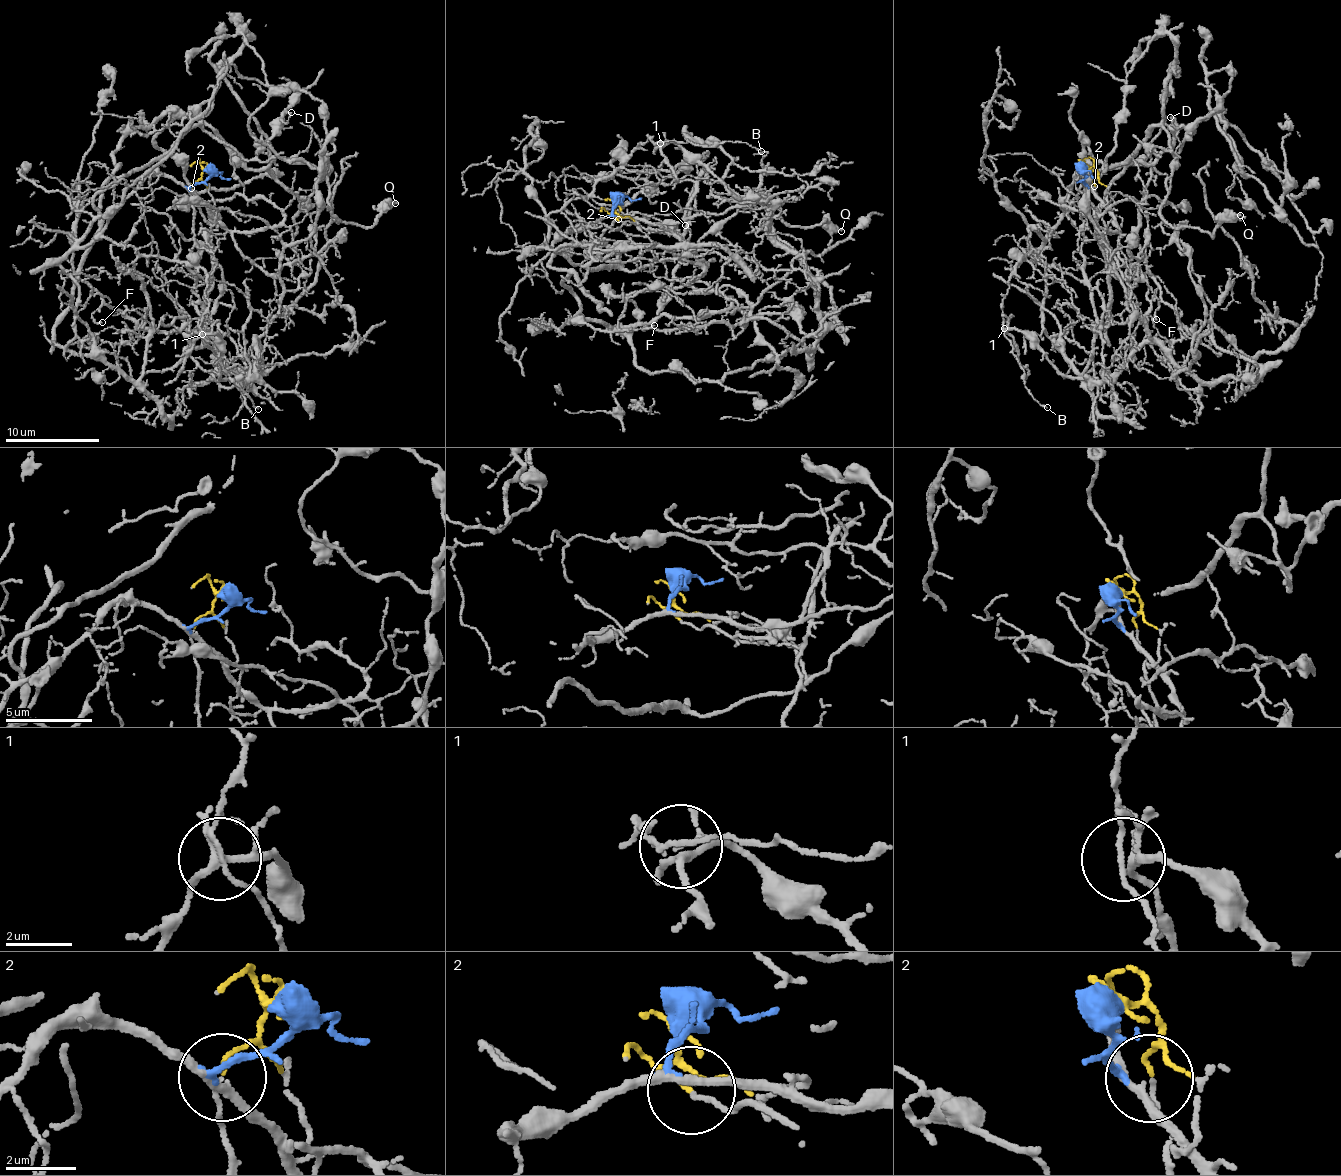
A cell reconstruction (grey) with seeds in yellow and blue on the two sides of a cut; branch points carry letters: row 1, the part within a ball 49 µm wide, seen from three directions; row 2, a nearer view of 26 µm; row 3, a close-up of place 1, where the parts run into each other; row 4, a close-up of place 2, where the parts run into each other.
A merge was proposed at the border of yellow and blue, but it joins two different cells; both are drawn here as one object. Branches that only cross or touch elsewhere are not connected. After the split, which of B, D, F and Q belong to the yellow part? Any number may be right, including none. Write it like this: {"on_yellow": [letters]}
{"on_yellow": ["F"]}

